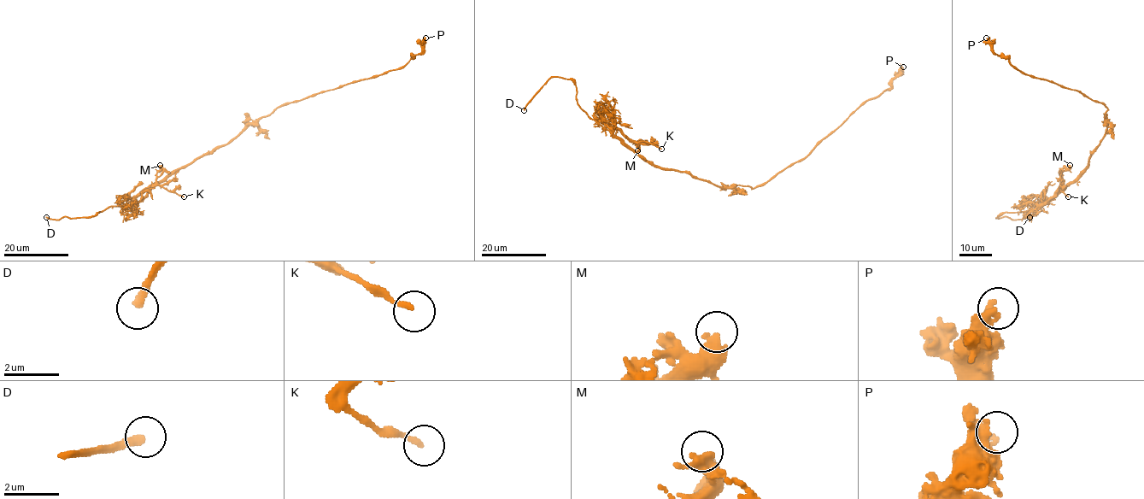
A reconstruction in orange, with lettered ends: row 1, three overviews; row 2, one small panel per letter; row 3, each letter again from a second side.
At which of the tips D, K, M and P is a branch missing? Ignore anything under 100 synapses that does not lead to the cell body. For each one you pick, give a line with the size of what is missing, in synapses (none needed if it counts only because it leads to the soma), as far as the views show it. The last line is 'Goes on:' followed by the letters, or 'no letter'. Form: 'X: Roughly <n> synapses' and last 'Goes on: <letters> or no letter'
Goes on: D

